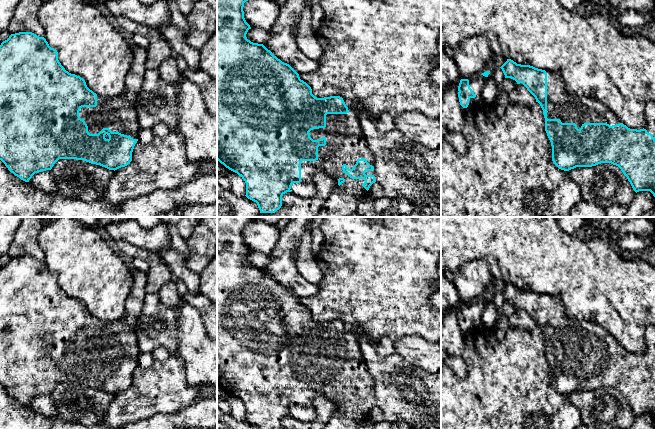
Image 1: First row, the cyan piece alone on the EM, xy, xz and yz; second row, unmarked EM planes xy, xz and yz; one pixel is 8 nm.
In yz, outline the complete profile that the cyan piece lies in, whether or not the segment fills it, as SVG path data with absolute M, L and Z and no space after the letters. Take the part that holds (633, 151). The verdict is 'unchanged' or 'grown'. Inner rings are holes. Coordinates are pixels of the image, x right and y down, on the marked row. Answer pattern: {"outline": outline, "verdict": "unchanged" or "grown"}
{"outline": "M507 59L500 68L505 78L514 80L515 88L525 86L535 97L536 102L540 104L545 118L545 131L552 146L552 161L559 169L569 171L576 167L592 167L601 163L611 163L621 169L636 193L650 191L655 197L655 101L649 102L645 108L645 127L640 130L630 129L597 98L569 94L558 73L530 65L517 64L511 59Z", "verdict": "grown"}

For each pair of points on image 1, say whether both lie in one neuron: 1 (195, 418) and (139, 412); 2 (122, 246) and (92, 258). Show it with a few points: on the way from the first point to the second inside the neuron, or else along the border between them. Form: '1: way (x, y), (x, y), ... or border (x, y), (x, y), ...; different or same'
1: border (179, 409), (170, 413), (156, 413), (148, 418); different
2: border (115, 250), (128, 261); different

